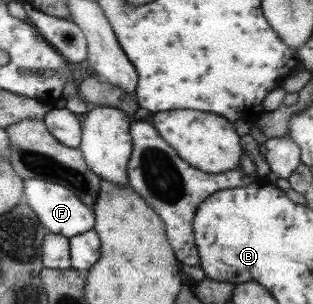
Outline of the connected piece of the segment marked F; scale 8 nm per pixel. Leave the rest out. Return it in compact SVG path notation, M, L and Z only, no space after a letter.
M36 178L24 179L23 198L50 234L57 234L68 240L94 228L94 212L92 209L85 206L75 194L69 192L68 188L60 184Z

